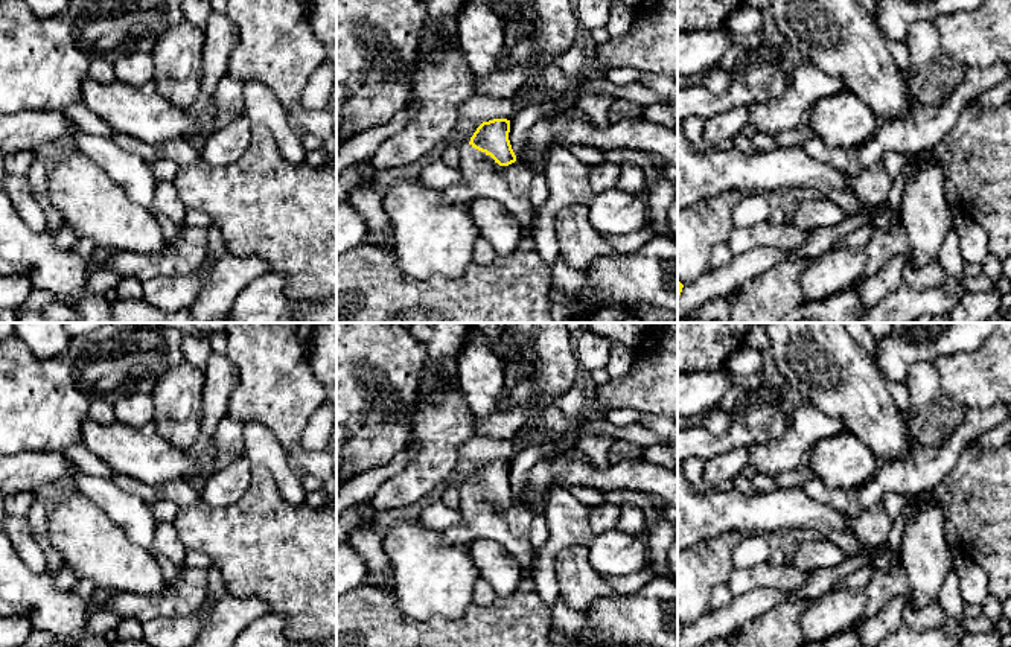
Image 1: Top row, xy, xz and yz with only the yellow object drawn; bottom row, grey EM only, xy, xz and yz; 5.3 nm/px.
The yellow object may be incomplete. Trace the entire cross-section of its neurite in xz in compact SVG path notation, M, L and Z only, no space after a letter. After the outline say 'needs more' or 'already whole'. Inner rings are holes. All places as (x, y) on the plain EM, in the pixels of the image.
M493 460L483 463L474 476L470 478L469 486L472 492L464 492L460 499L460 515L461 522L455 527L451 527L442 531L442 539L445 543L463 543L470 545L477 539L490 539L501 543L510 551L510 554L521 563L524 578L531 577L530 566L534 560L536 550L530 542L530 527L533 518L542 512L541 507L518 502L512 490L510 481L510 461L507 460Z | needs more

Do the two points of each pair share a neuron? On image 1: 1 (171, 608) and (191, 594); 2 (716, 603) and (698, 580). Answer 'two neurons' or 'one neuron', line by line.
1: one neuron
2: two neurons

